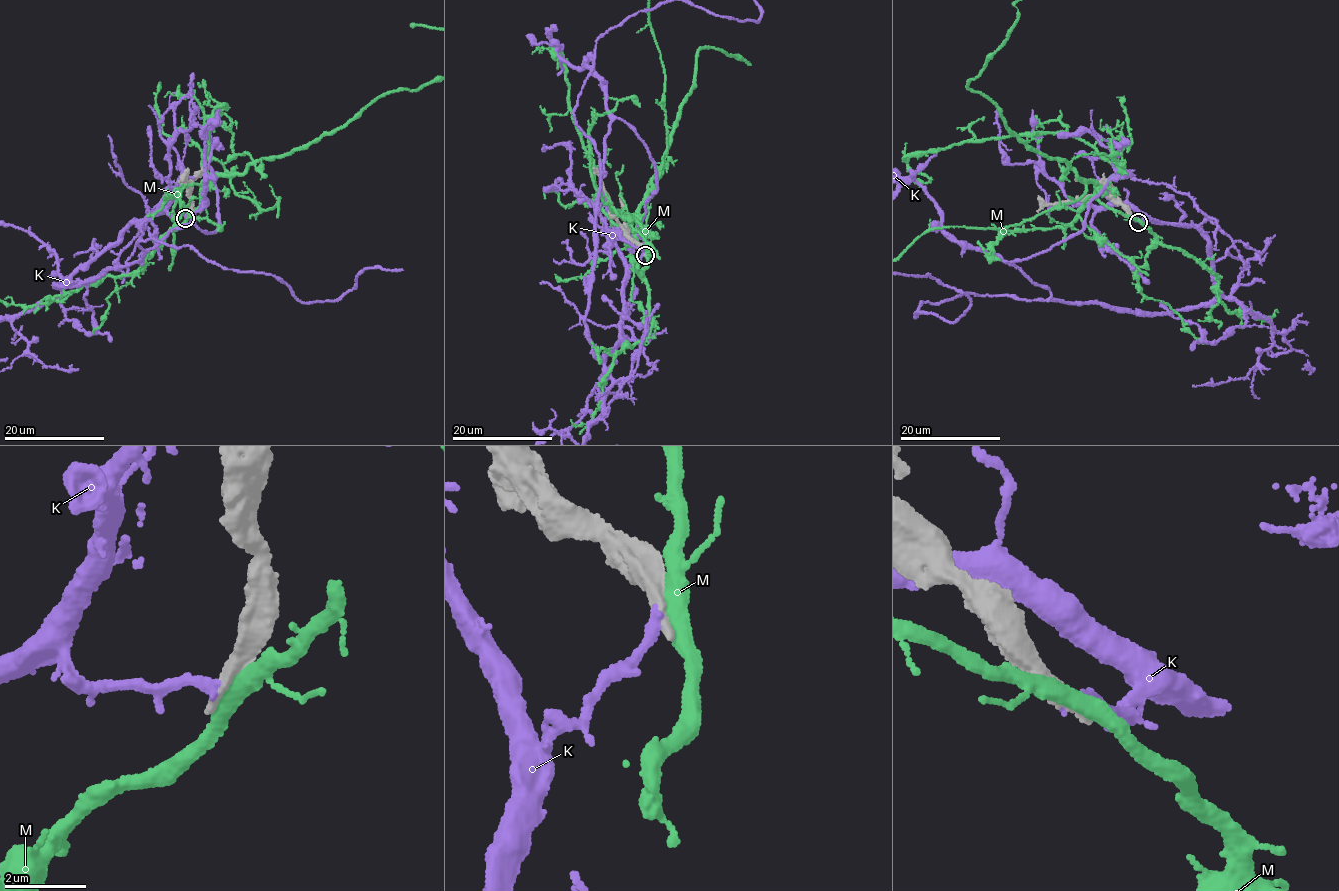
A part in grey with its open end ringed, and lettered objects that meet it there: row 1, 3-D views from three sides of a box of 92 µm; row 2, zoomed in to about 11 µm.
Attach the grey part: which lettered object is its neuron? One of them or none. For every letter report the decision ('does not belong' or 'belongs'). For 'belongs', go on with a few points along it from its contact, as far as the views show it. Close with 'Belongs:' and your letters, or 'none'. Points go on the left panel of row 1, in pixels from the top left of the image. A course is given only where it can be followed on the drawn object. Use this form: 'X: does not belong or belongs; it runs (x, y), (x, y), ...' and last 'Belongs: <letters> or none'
K: does not belong
M: does not belong
Belongs: none

